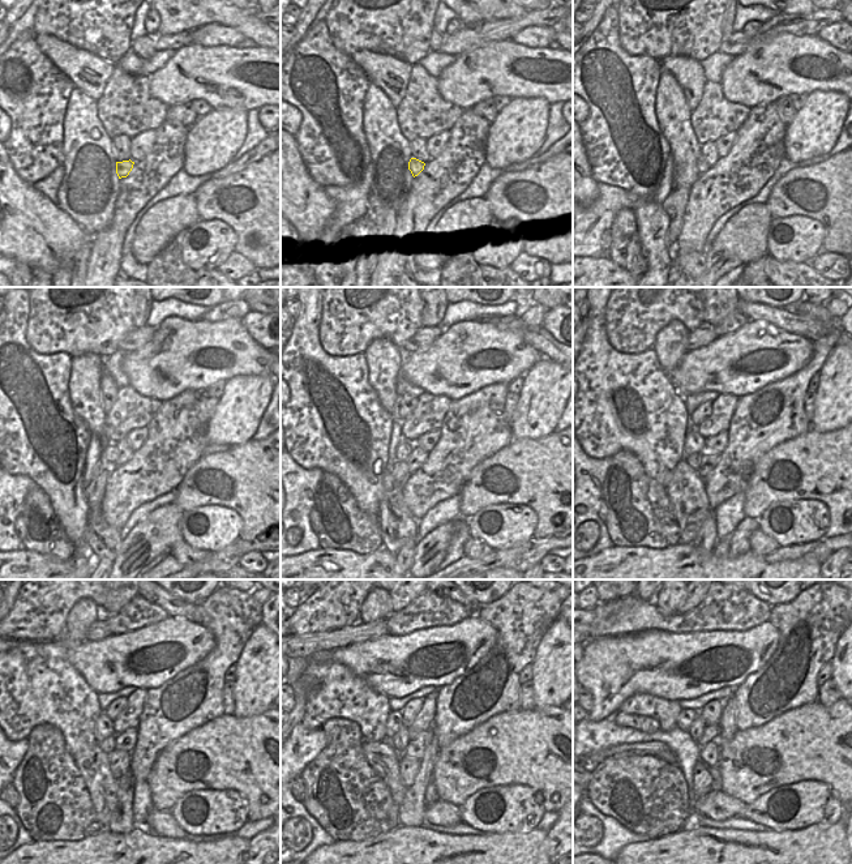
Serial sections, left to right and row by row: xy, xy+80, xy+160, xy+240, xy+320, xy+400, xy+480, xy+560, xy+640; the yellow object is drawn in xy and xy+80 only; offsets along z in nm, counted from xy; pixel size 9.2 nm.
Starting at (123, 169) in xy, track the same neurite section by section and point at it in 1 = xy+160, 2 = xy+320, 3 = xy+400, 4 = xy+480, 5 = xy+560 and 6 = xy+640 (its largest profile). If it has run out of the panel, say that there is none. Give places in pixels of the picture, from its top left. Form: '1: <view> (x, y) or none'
1: xy+160 (701, 165)
2: xy+320 (405, 447)
3: xy+400 (694, 443)
4: xy+480 (105, 728)
5: xy+560 (395, 722)
6: xy+640 (686, 715)

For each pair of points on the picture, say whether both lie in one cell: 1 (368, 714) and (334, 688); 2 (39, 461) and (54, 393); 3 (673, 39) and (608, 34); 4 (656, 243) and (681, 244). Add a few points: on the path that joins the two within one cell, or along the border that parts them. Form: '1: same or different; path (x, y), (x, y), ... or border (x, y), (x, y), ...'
1: same; path (360, 706), (355, 706), (342, 693)
2: same; path (34, 437), (35, 388)
3: different; border (616, 13), (620, 45), (630, 55), (641, 56)
4: different; border (673, 246), (673, 264), (668, 273)

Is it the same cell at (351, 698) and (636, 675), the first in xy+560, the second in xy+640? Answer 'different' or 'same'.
different

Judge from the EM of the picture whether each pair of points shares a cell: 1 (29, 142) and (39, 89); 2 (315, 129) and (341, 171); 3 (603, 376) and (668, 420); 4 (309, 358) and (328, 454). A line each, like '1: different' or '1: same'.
1: same
2: same
3: same
4: same

